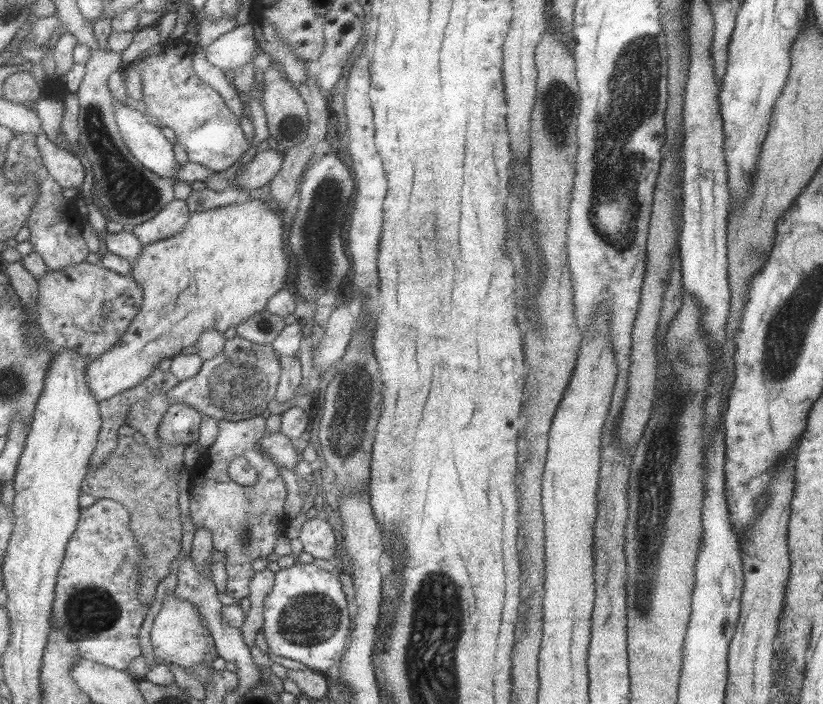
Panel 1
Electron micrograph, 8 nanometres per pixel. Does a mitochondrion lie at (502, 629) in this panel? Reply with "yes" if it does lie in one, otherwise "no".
no

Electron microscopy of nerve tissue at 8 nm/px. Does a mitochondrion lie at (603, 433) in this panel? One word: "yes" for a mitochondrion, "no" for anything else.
no

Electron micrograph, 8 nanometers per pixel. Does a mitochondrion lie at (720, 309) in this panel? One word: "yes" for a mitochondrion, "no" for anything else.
no

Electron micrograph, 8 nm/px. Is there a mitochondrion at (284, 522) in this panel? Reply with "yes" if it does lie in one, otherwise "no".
no

